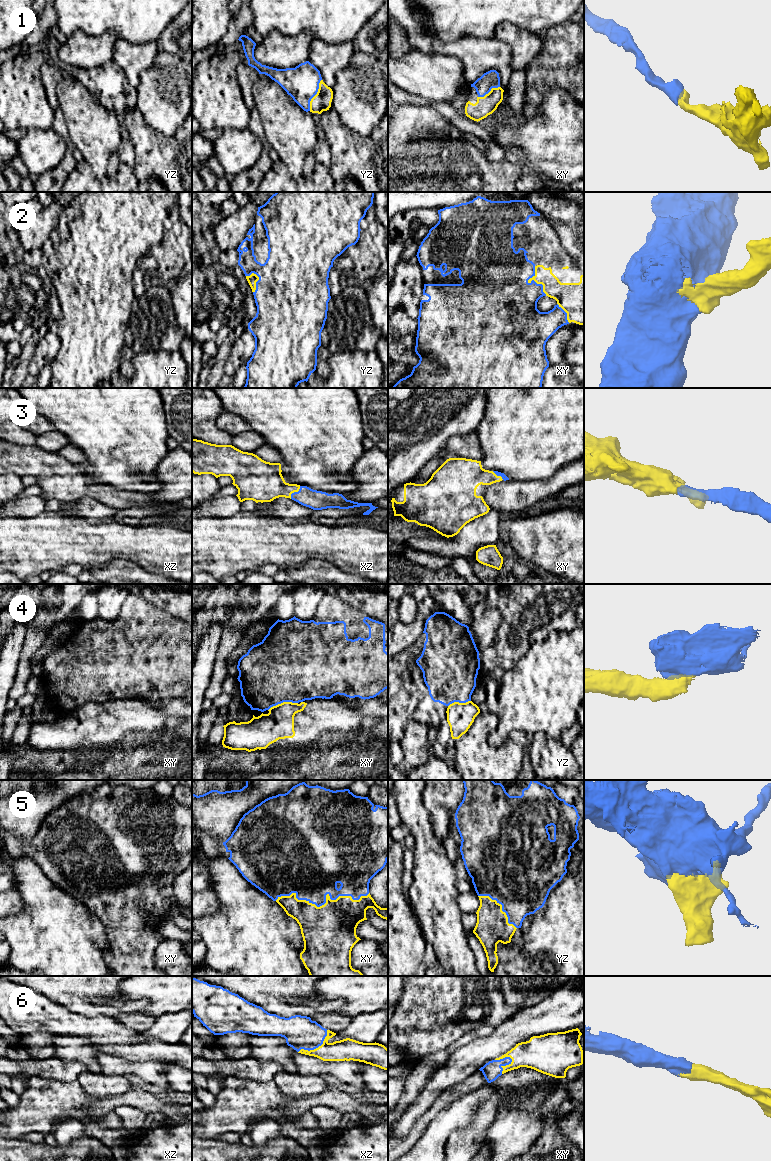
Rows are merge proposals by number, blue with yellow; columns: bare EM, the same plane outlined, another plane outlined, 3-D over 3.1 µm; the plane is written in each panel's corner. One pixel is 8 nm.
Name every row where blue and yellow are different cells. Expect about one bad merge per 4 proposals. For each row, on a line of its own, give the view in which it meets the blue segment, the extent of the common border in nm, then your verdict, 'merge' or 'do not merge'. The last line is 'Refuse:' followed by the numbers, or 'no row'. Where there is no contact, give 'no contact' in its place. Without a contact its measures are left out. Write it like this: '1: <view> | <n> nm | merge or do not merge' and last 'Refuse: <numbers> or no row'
1: yz | 280 nm | merge
2: xy | 260 nm | merge
3: xz | 130 nm | merge
4: xy | 240 nm | do not merge
5: xy | 750 nm | merge
6: xz | 300 nm | merge
Refuse: 4

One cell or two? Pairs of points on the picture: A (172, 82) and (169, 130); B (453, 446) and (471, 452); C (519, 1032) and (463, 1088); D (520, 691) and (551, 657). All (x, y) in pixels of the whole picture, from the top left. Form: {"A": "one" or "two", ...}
{"A": "one", "B": "one", "C": "two", "D": "one"}

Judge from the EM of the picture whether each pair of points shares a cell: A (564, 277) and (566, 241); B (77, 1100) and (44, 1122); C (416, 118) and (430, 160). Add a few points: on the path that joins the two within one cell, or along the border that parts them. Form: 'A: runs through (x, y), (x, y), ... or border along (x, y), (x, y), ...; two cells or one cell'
A: border along (559, 240), (564, 250), (573, 260); two cells
B: runs through (68, 1100), (64, 1100), (51, 1113); one cell
C: runs through (405, 130), (405, 142), (418, 155); one cell

